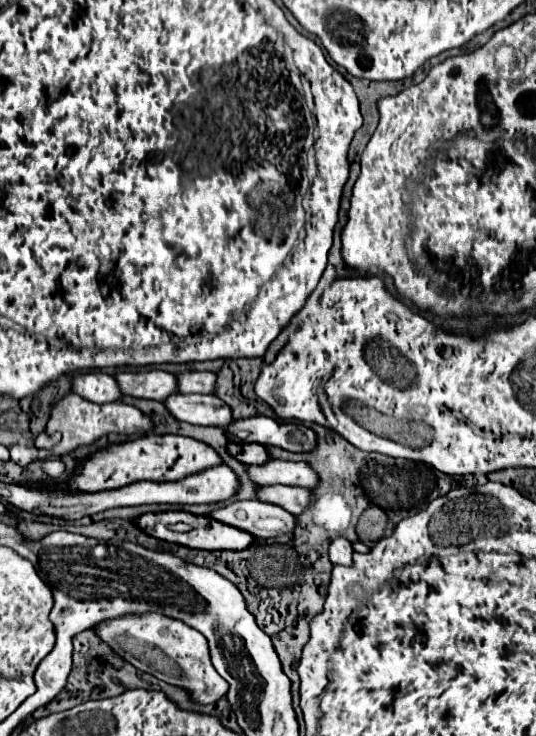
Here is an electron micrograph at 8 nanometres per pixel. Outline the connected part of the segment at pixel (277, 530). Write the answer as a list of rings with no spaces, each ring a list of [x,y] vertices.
[[[259,499],[233,501],[223,509],[211,513],[213,519],[239,527],[259,539],[287,535],[297,527],[297,517],[279,505],[265,503]]]

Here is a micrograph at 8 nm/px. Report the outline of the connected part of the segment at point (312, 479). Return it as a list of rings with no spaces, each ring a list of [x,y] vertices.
[[[271,459],[265,465],[251,465],[249,475],[257,485],[301,485],[315,489],[319,485],[317,471],[307,461]]]

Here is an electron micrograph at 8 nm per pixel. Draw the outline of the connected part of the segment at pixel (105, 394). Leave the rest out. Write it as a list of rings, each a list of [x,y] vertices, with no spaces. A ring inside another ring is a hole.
[[[87,373],[73,379],[73,393],[83,395],[95,403],[117,403],[123,401],[123,391],[115,377],[105,373]]]

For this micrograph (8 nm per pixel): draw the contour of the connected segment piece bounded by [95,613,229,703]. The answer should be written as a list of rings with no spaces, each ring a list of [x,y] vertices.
[[[147,613],[137,617],[119,617],[113,621],[109,619],[95,625],[95,629],[99,631],[99,637],[131,665],[155,675],[161,681],[189,689],[193,699],[199,703],[213,703],[229,689],[227,681],[219,677],[211,663],[207,639],[177,619]]]

